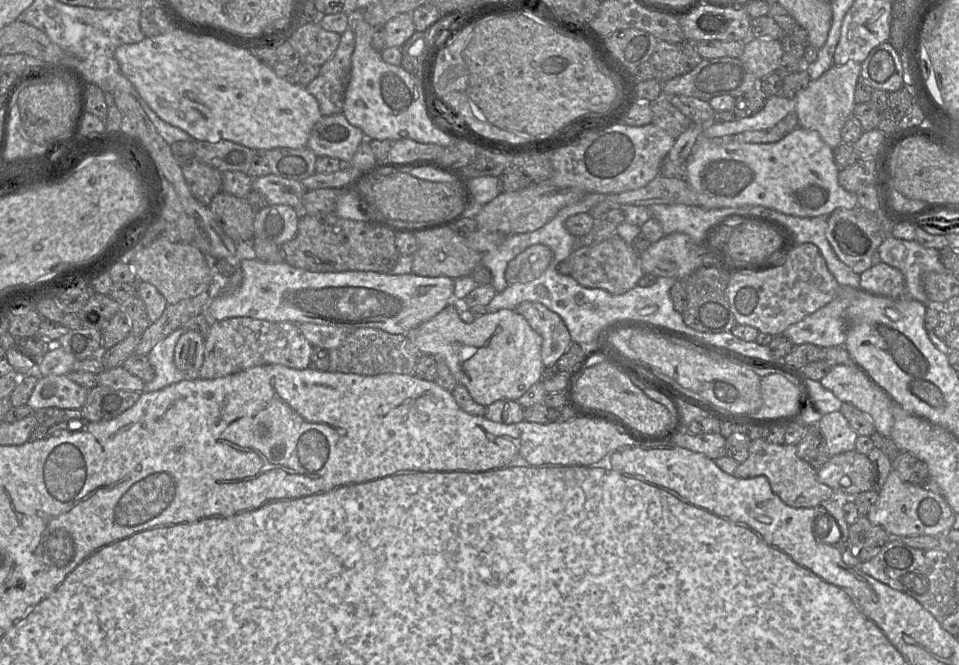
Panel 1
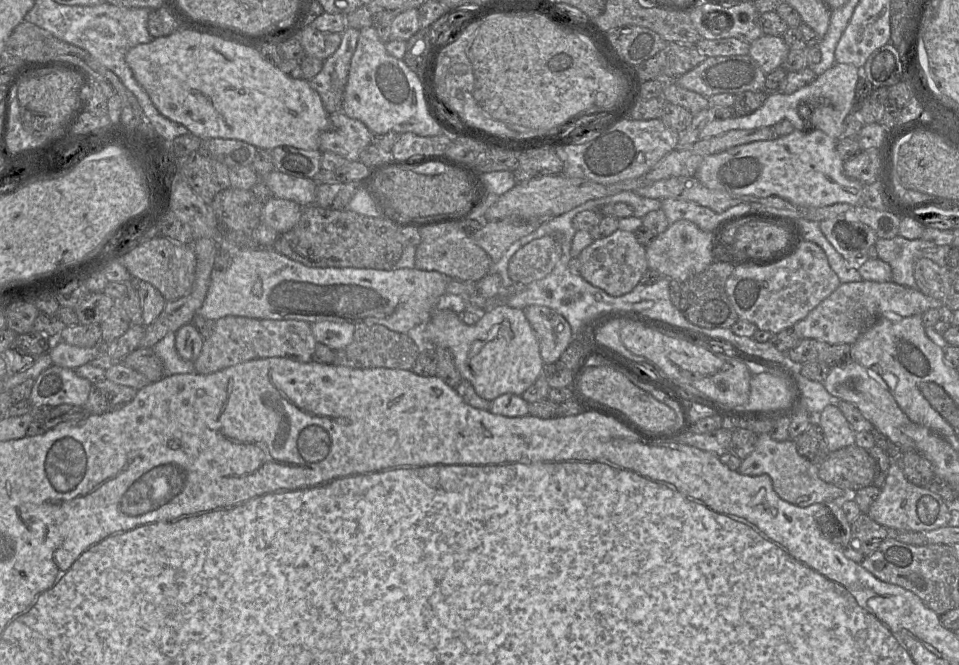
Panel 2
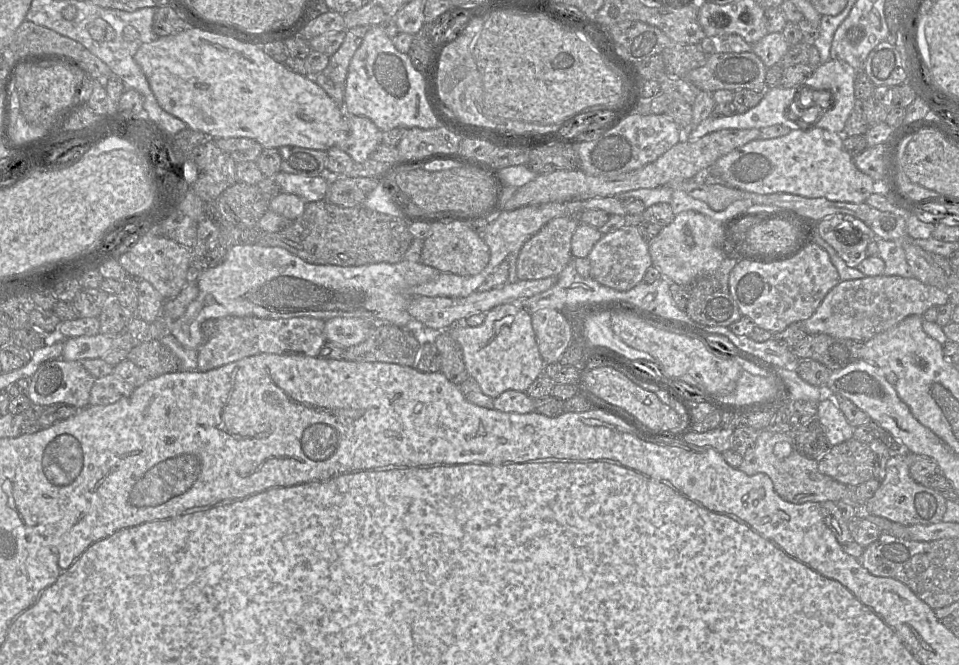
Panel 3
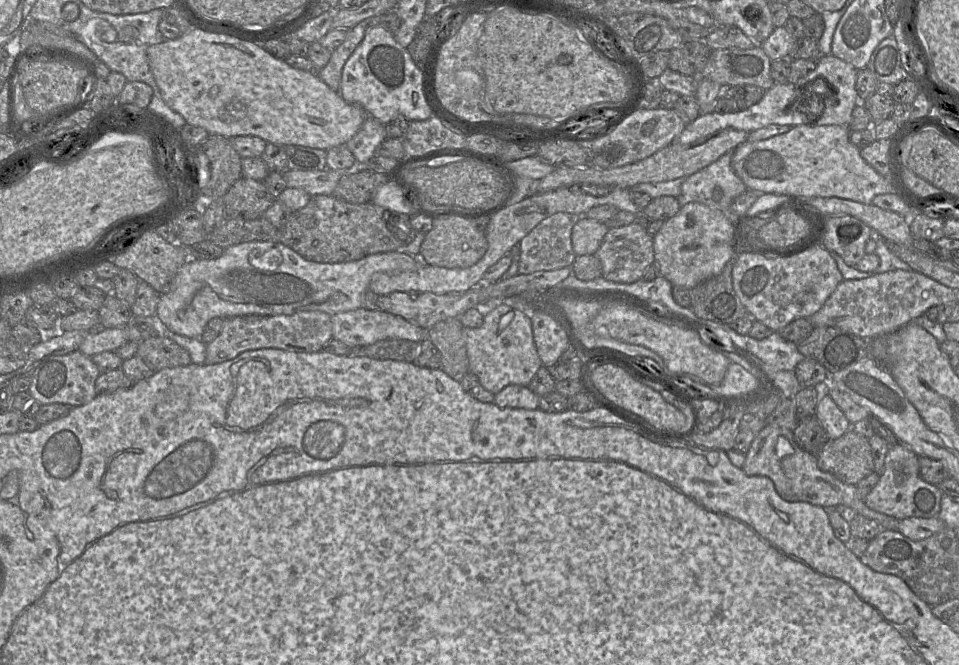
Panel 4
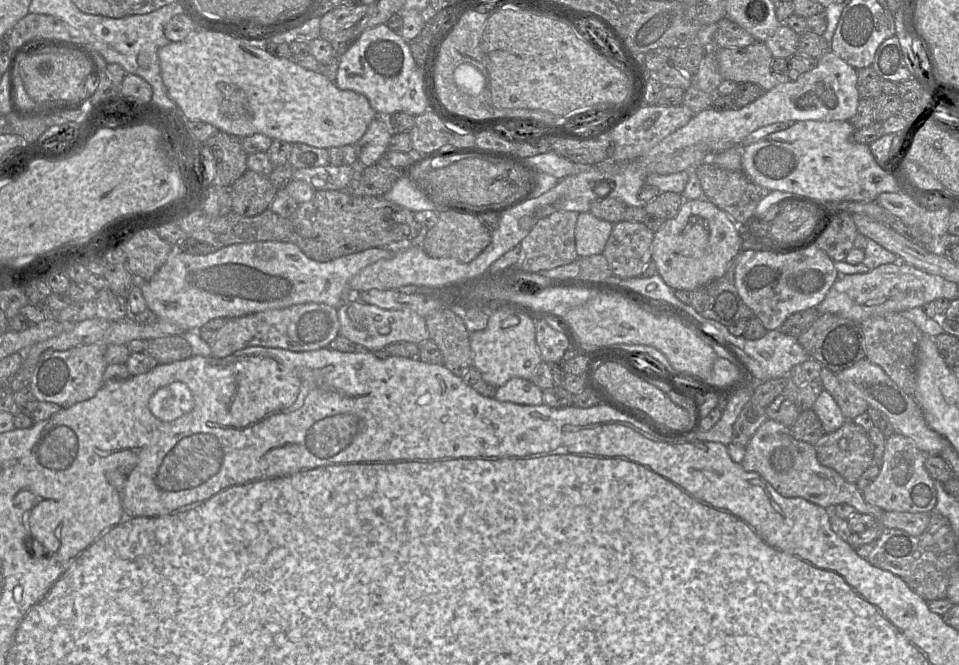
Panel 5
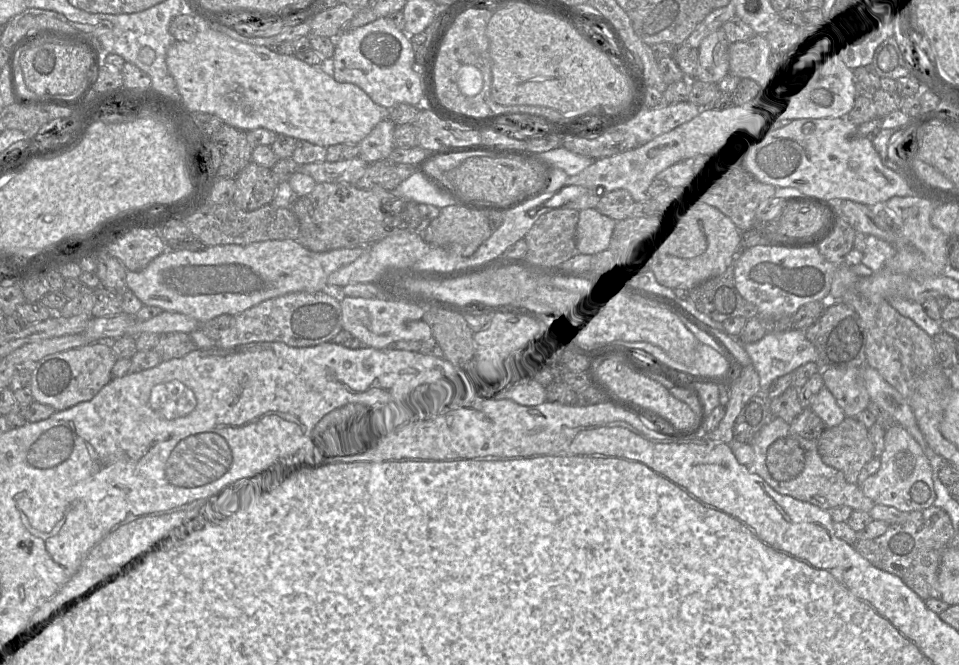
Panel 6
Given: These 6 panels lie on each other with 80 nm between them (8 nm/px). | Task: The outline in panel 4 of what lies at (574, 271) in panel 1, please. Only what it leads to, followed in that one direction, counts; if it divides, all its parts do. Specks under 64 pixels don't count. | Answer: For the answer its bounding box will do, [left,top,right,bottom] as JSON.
[594,221,655,283]

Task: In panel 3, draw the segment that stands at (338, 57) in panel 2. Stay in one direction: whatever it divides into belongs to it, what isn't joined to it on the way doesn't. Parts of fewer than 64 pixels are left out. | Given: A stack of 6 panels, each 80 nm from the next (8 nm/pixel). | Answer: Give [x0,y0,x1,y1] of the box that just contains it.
[312,26,371,109]

